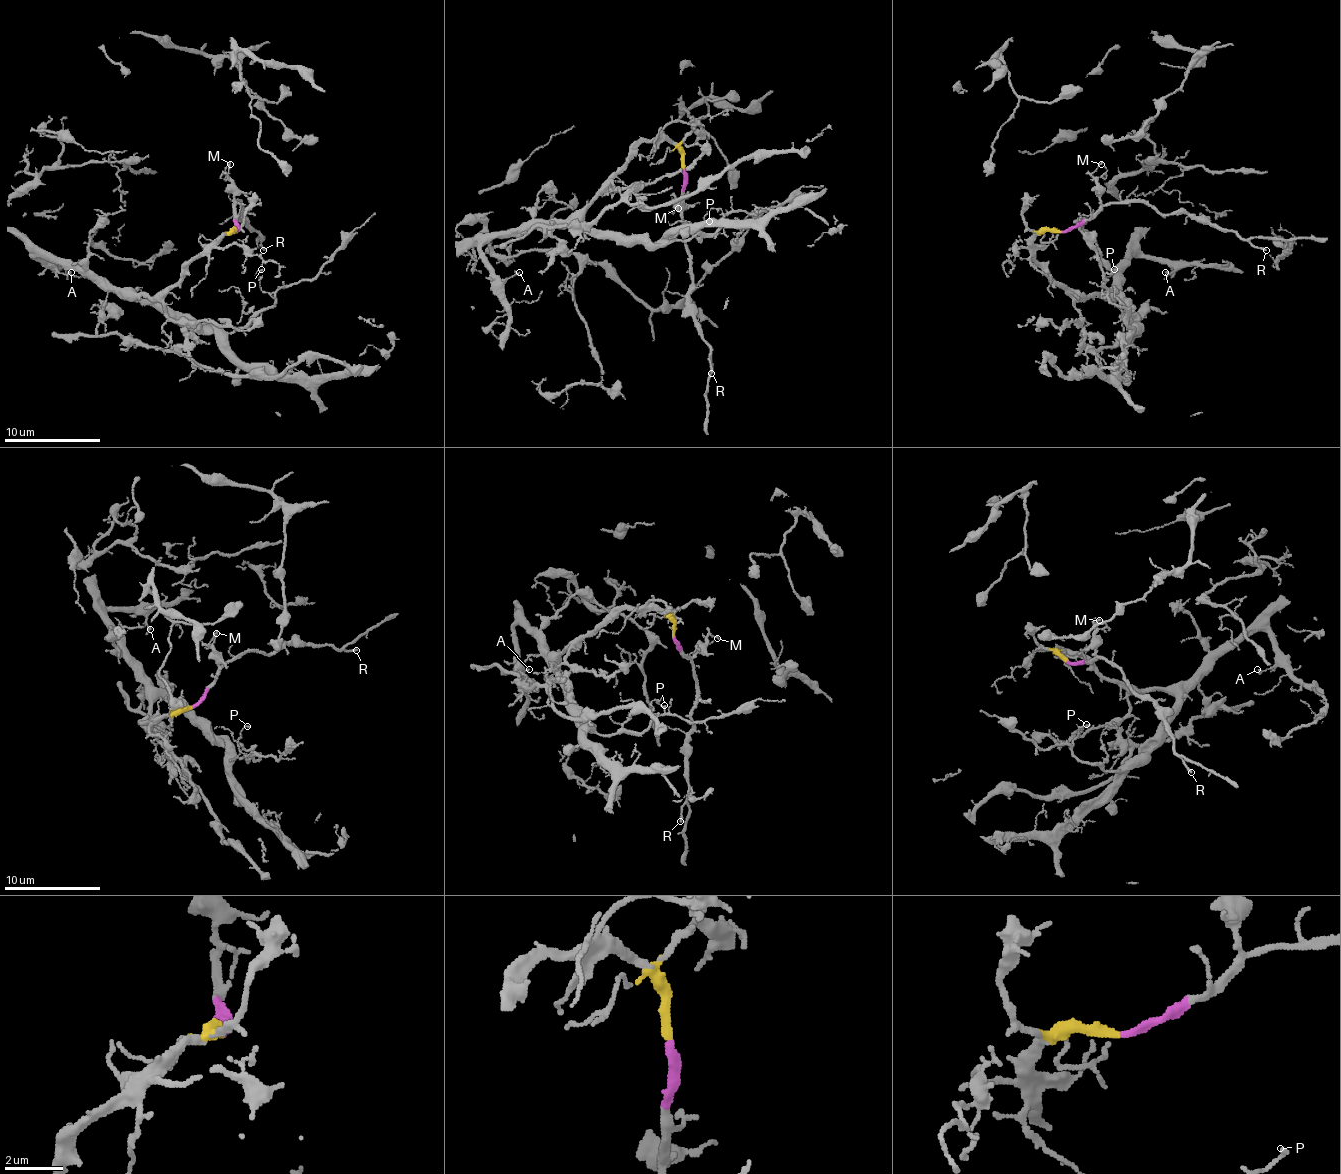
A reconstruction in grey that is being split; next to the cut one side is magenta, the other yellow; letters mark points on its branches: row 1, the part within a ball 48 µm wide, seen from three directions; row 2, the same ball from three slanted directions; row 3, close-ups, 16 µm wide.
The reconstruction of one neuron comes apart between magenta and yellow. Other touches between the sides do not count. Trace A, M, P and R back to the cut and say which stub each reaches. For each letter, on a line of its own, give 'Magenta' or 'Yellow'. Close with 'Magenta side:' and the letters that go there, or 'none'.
A: Yellow
M: Magenta
P: Yellow
R: Magenta
Magenta side: M, R

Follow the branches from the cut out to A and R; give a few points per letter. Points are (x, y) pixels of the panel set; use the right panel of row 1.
A: (1061, 233), (1037, 235), (1032, 257), (1082, 297), (1104, 295), (1138, 257), (1159, 257), (1174, 269), (1164, 271)
R: (1061, 233), (1082, 225), (1109, 204), (1145, 201), (1162, 213), (1205, 216), (1265, 249)

